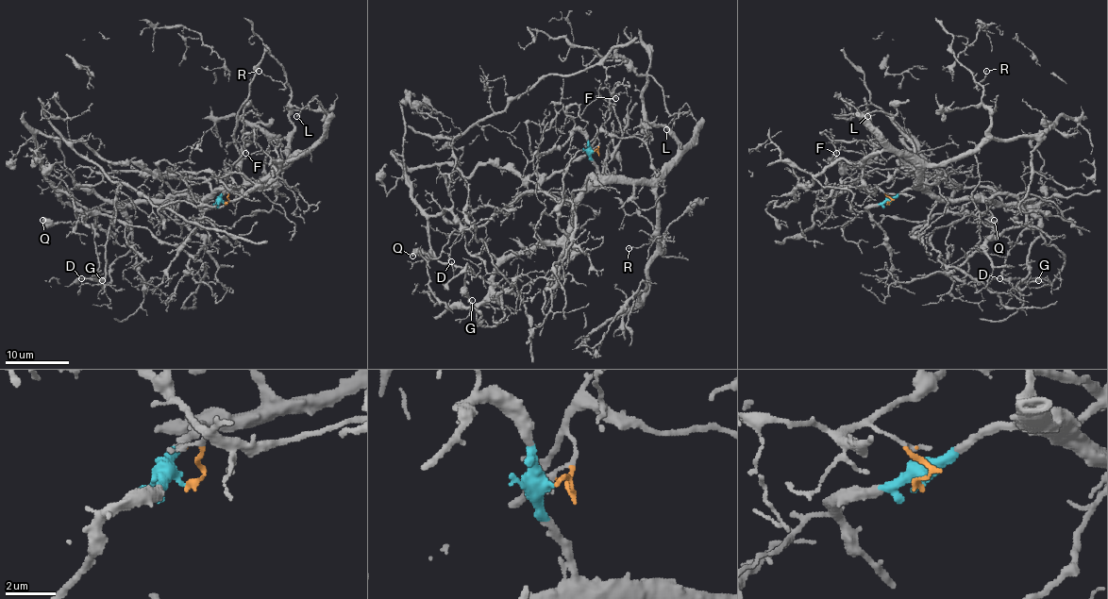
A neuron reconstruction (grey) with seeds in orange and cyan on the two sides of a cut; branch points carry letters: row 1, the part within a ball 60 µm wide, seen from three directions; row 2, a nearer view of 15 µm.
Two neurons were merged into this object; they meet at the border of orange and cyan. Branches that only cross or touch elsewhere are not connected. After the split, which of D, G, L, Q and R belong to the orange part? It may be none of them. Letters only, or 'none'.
Q

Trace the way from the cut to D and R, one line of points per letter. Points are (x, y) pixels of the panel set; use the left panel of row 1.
D: (223, 204), (226, 188), (204, 199), (106, 202), (94, 237), (97, 276), (81, 278)
R: (223, 204), (222, 195), (232, 186), (257, 185), (271, 178), (287, 159), (293, 125), (290, 88), (258, 70)

